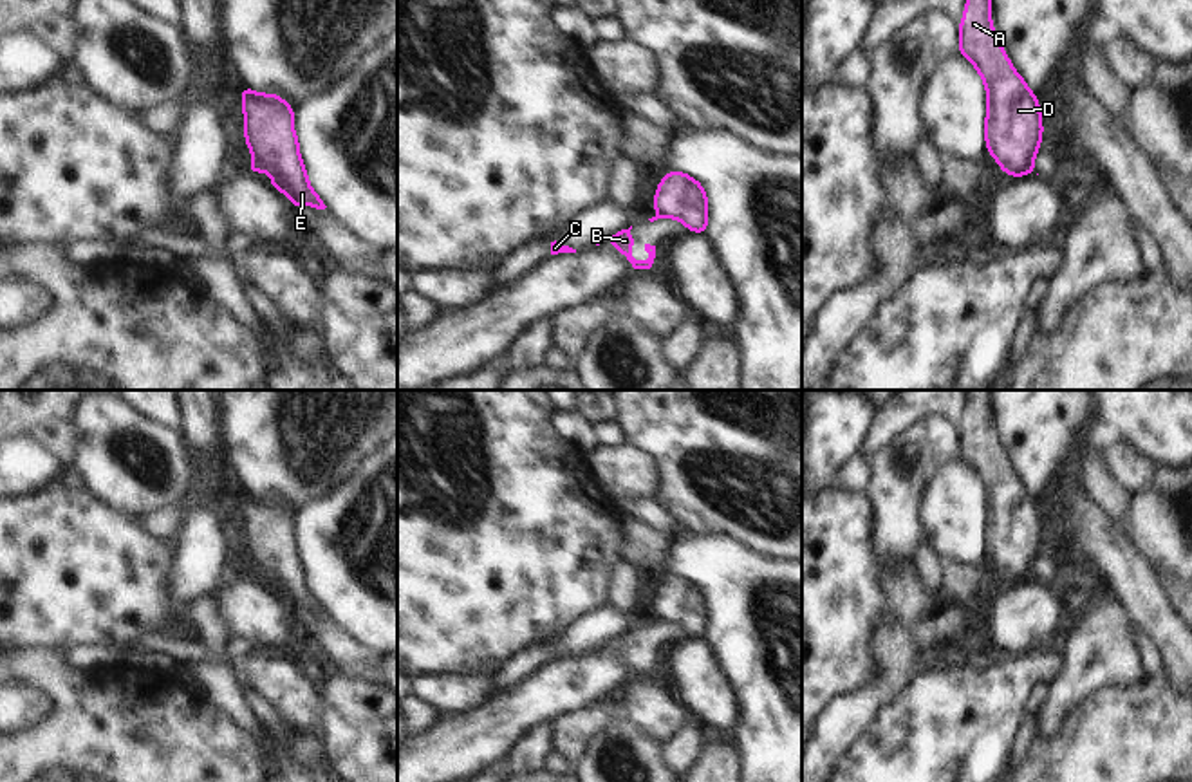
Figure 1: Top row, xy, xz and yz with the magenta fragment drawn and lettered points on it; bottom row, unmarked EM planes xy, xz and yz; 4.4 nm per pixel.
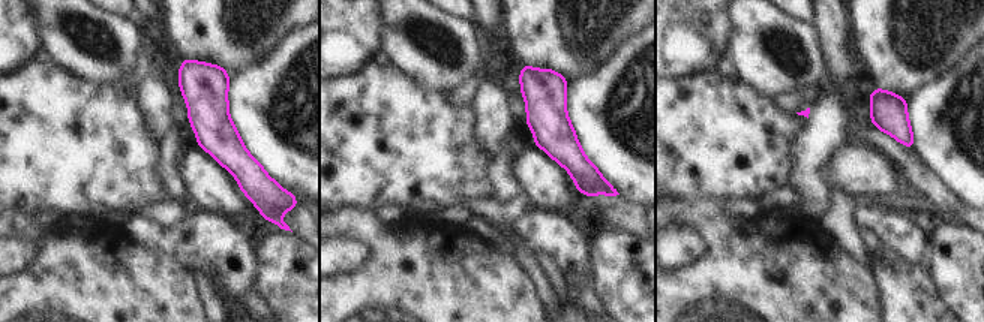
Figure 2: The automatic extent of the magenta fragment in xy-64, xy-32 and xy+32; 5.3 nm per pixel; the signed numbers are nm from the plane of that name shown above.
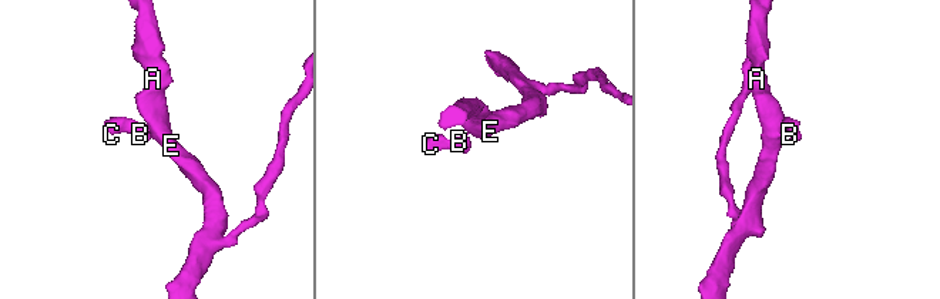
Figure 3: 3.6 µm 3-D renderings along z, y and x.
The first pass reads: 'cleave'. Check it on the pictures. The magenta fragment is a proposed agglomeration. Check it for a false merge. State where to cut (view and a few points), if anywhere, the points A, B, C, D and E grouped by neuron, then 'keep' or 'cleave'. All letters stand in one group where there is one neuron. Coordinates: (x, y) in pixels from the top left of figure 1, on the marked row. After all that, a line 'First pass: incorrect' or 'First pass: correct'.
cut xy (251, 163), (262, 172); groups A D E / B C; cleave
First pass: correct

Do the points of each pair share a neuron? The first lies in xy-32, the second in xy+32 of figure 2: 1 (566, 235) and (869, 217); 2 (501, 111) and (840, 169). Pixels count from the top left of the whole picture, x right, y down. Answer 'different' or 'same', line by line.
1: same
2: different

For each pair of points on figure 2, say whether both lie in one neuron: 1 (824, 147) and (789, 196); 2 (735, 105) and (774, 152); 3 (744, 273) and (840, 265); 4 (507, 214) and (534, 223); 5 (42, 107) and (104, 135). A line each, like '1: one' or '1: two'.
1: two
2: one
3: one
4: two
5: one

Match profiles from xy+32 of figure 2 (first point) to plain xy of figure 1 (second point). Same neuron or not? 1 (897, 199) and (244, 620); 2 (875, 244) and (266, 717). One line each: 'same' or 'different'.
1: different
2: same

